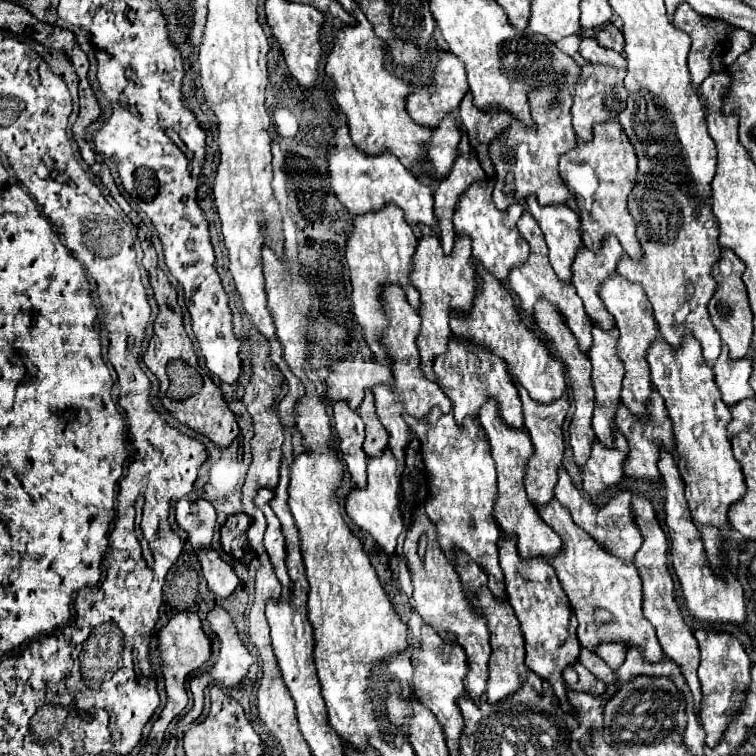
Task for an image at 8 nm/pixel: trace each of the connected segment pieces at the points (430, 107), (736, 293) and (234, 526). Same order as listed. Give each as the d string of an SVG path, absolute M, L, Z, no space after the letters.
M440 53L440 59L436 63L434 75L432 75L432 83L430 85L420 85L420 87L412 87L412 93L406 101L406 109L410 113L410 117L420 123L426 125L430 129L438 127L440 119L444 119L448 113L456 111L456 107L460 105L462 97L468 93L468 81L466 81L466 71L464 71L464 63L452 55L452 53Z
M722 249L722 257L714 265L714 279L718 281L718 289L708 303L708 311L710 311L710 319L712 319L718 335L730 349L730 359L746 357L748 349L750 349L750 341L752 341L752 311L748 305L746 287L742 281L744 271L746 271L744 263L730 249Z
M234 513L226 519L226 523L220 529L222 549L236 559L242 559L248 553L248 543L246 543L248 527L250 527L250 517L246 513Z

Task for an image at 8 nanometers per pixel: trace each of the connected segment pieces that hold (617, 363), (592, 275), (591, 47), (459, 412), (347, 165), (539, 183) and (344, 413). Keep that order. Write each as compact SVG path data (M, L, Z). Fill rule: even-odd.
M594 327L592 335L594 335L594 345L588 353L588 359L592 363L594 391L596 391L596 409L594 409L592 427L594 427L596 439L602 445L614 447L614 415L616 415L616 409L620 403L620 389L622 389L622 375L624 375L622 359L618 359L618 351L614 351L614 347L618 347L618 329L602 331L602 329Z
M608 235L602 243L600 253L592 253L588 249L578 251L572 271L572 285L576 287L576 293L580 295L580 299L584 301L586 313L588 317L598 323L598 327L602 329L610 329L614 327L614 317L606 311L600 295L598 295L598 287L600 283L604 283L604 279L608 279L610 275L616 273L618 261L624 257L624 251L618 243L616 237Z
M582 37L580 39L580 55L588 63L602 63L602 65L612 65L612 67L618 67L618 69L626 69L626 57L622 53L612 51L612 49L600 47L594 37Z
M452 337L450 345L448 345L448 353L438 355L438 359L434 359L434 373L440 381L442 391L448 395L448 399L454 405L452 413L454 413L458 427L462 427L466 417L478 419L478 413L480 413L480 407L484 405L484 401L494 399L494 403L500 409L502 421L506 421L506 425L510 425L514 429L524 429L522 403L518 397L518 389L506 371L506 363L498 355L494 355L482 347L476 347L472 343L456 343L456 339Z
M340 115L338 119L330 121L330 125L336 131L334 137L334 147L330 149L330 179L332 179L332 189L336 191L336 197L342 201L342 205L350 211L352 217L358 215L366 215L370 211L380 211L382 207L386 207L388 203L398 205L404 215L408 225L414 229L414 235L420 239L422 231L420 225L426 225L434 231L436 237L438 235L438 217L434 215L434 197L432 197L432 189L422 185L394 155L390 153L382 153L376 157L368 157L364 153L360 153L350 139L348 133L348 125L344 115Z
M544 87L528 95L532 101L534 127L522 127L522 123L512 121L502 139L496 139L490 145L490 157L496 165L496 185L494 185L494 203L498 209L506 209L514 203L526 203L528 195L536 195L540 205L570 205L574 207L576 199L570 195L566 183L558 175L558 159L562 153L576 147L576 133L572 129L570 107L572 99L566 87Z
M346 403L334 405L334 429L338 439L338 449L346 463L346 469L352 481L362 489L366 487L366 465L368 457L362 451L364 441L364 423L356 411Z

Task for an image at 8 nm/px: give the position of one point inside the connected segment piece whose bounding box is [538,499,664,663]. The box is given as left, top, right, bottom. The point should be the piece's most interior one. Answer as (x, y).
(593, 579)

